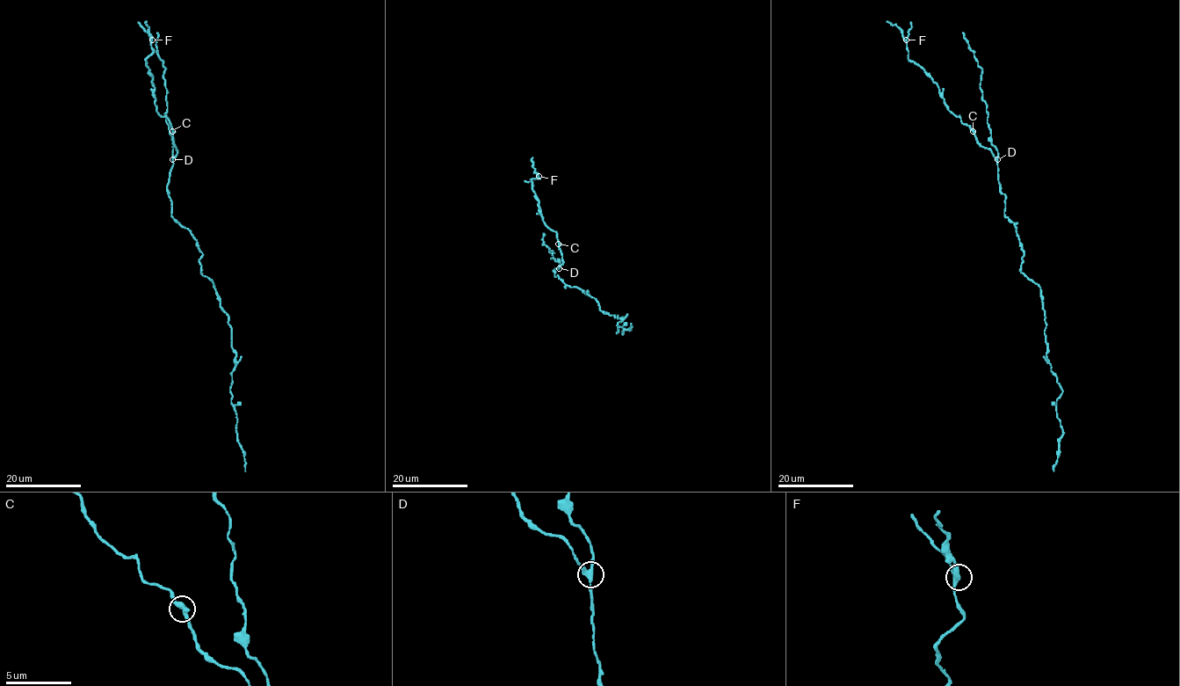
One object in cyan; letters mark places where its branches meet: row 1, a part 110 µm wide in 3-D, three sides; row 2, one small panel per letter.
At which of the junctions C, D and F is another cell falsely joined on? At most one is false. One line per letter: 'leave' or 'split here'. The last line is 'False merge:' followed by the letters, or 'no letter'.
C: leave
D: split here
F: leave
False merge: D

